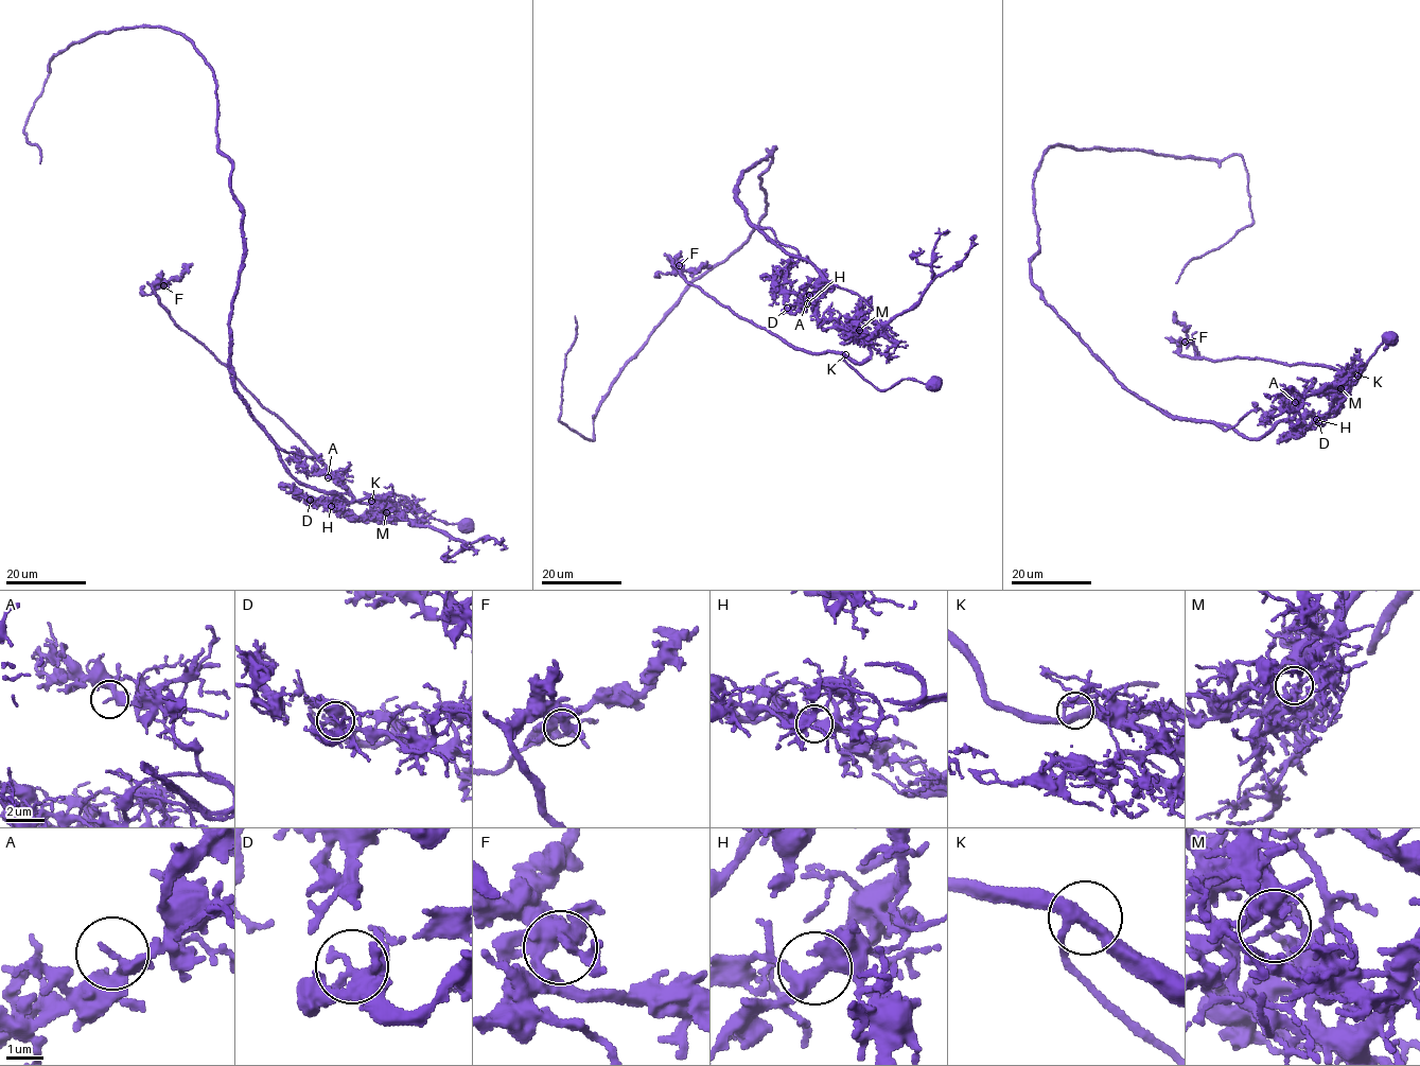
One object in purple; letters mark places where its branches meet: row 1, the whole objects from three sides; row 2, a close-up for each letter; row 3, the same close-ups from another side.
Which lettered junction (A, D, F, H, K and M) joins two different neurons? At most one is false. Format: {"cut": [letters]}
{"cut": ["M"]}

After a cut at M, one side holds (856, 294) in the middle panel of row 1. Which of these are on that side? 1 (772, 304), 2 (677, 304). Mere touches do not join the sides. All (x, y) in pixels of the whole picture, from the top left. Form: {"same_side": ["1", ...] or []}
{"same_side": ["1", "2"]}

